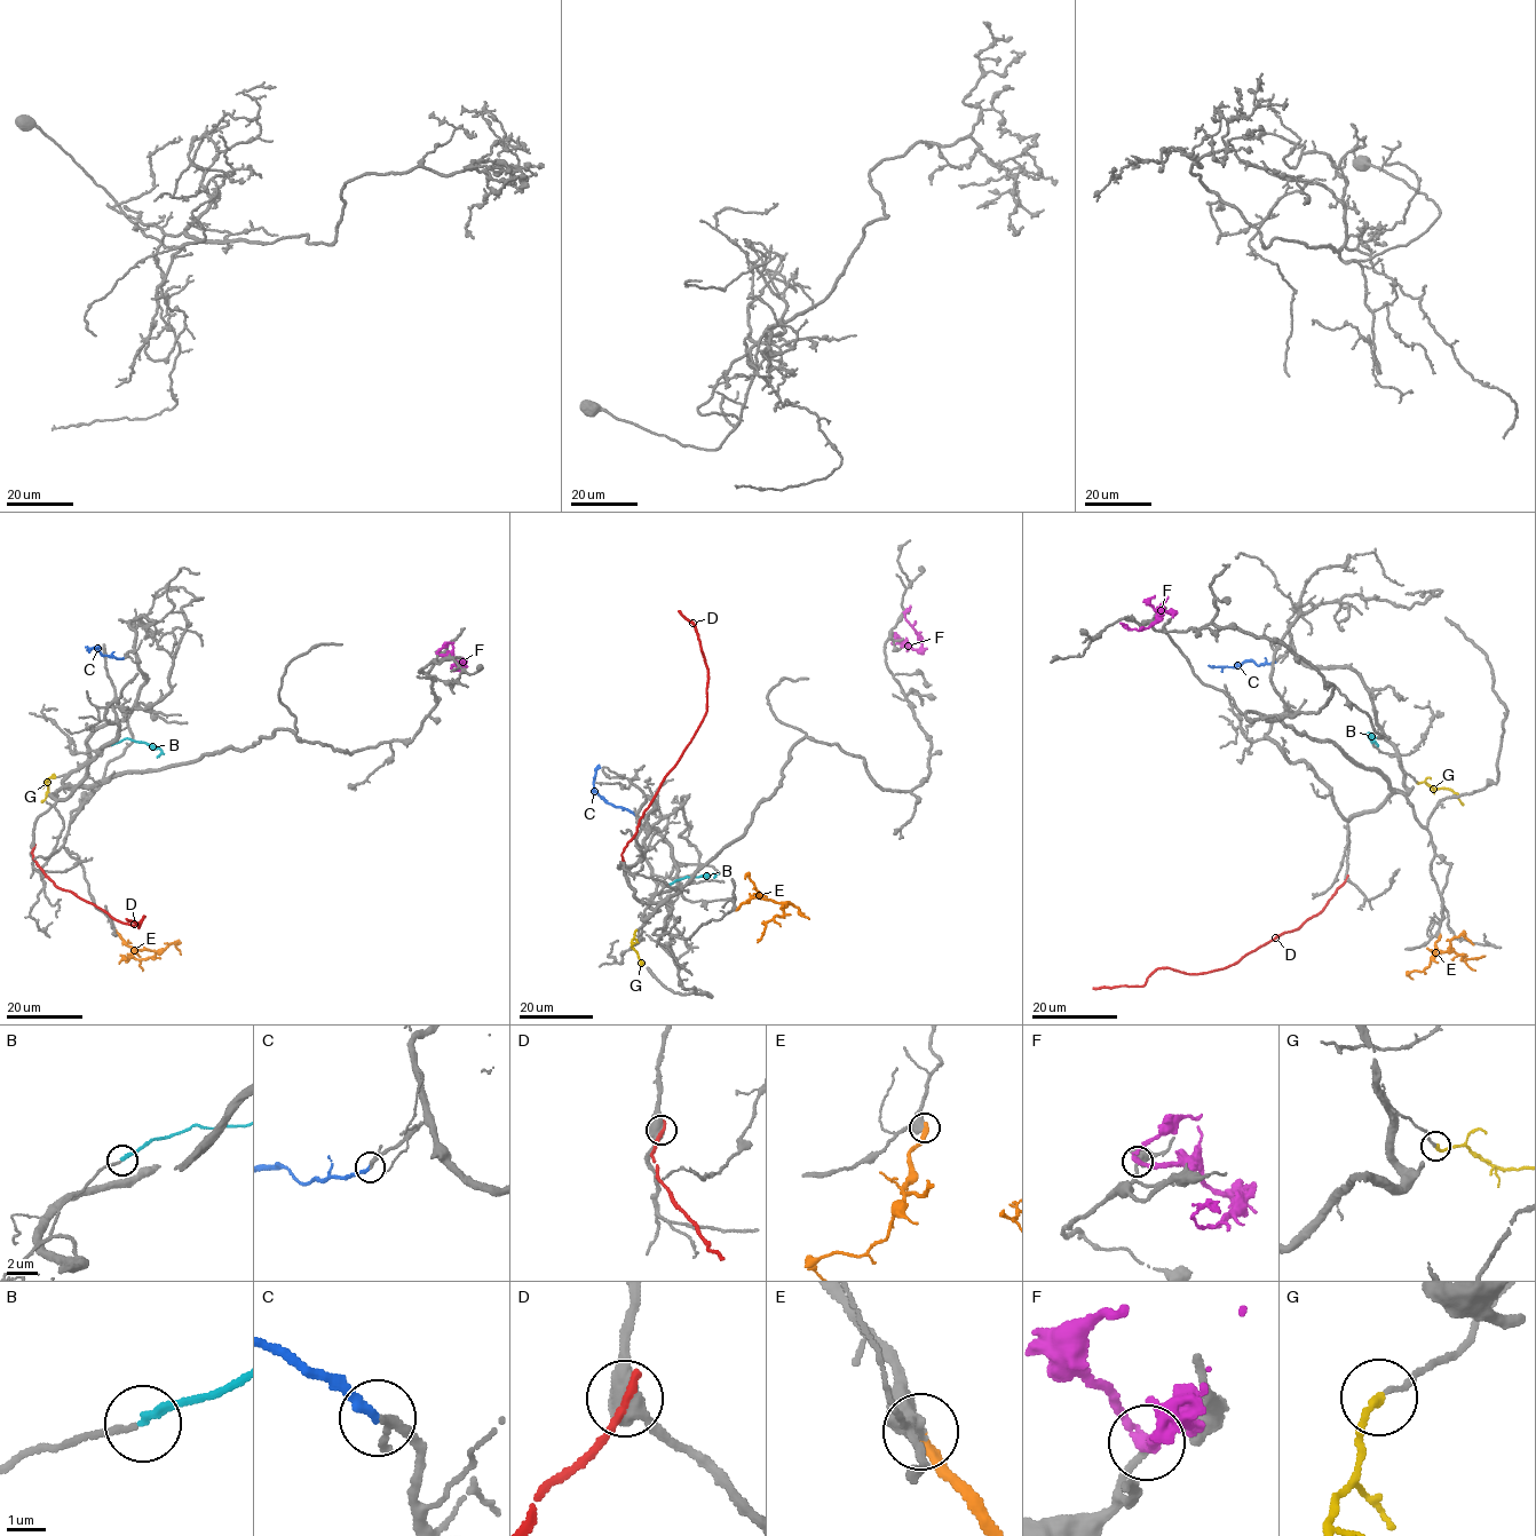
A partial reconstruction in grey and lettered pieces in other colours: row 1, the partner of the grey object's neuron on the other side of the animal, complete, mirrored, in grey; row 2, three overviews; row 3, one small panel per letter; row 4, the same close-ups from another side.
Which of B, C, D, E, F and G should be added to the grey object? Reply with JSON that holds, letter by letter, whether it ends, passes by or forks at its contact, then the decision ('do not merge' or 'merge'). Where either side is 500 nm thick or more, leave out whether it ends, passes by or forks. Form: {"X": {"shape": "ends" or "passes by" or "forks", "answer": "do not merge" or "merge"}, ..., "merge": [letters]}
{"B": {"shape": "ends", "answer": "merge"}, "C": {"shape": "ends", "answer": "merge"}, "D": {"answer": "do not merge"}, "E": {"shape": "ends", "answer": "do not merge"}, "F": {"shape": "passes by", "answer": "do not merge"}, "G": {"shape": "ends", "answer": "merge"}, "merge": ["B", "C", "G"]}

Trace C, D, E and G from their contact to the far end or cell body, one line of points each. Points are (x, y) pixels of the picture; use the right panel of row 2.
C: (1277, 660), (1260, 665), (1244, 662), (1235, 667), (1209, 665)
D: (1346, 878), (1320, 911), (1233, 965), (1189, 974), (1160, 968), (1140, 987), (1093, 988)
E: (1440, 936), (1433, 952), (1453, 951), (1465, 962), (1485, 956)
G: (1417, 782), (1450, 790), (1463, 805)

